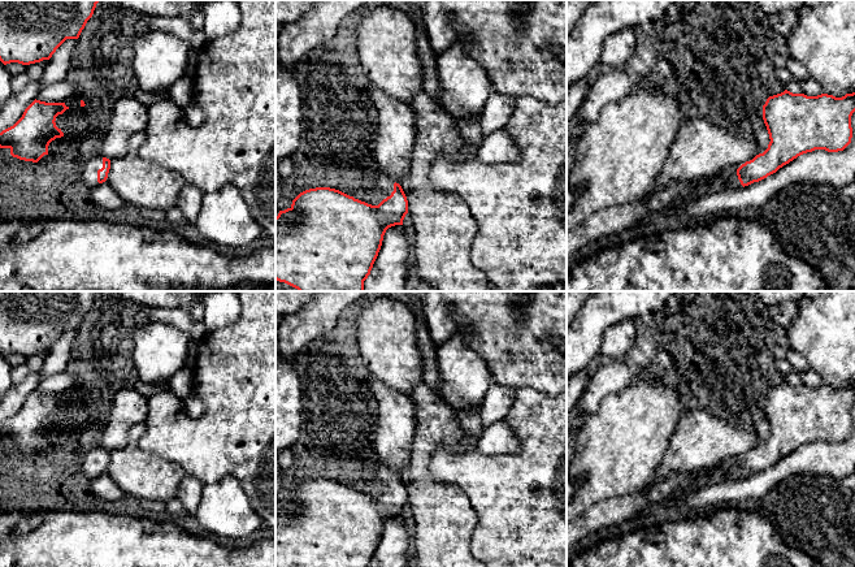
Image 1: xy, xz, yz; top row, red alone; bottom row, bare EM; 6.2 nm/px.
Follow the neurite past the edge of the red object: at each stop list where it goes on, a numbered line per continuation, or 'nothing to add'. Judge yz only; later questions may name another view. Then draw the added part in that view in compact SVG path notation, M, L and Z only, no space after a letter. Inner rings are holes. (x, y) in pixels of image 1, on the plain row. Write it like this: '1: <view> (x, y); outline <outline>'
1: yz (728, 470); outline M742 455L728 458L721 462L721 466L716 471L711 473L700 472L699 475L702 479L707 481L707 484L722 482L725 480L741 480L743 477L741 476L738 467L737 467L737 460L741 456Z

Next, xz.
1: xz (386, 475); outline M378 462L378 466L377 466L377 476L378 476L378 479L383 484L383 490L386 490L387 488L391 486L391 484L394 482L394 475L395 473L394 473L394 471L391 468L389 468L383 463Z

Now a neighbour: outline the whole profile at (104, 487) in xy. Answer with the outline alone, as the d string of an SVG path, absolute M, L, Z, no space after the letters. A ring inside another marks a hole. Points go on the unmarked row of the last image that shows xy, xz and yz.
M107 472L91 480L91 488L96 495L107 501L118 501L125 495Z

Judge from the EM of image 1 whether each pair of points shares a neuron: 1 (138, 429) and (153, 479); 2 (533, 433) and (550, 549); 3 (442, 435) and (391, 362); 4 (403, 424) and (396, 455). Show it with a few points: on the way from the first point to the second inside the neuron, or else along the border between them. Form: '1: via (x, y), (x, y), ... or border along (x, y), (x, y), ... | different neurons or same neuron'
1: via (134, 441), (134, 459), (142, 467) | same neuron
2: via (533, 462), (526, 493), (550, 520) | same neuron
3: border along (422, 380), (408, 395) | different neurons
4: via (396, 432), (396, 448) | same neuron

